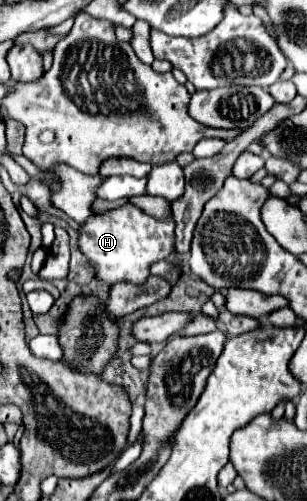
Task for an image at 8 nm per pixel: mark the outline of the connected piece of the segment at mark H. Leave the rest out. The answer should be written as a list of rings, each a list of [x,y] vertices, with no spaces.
[[[127,204],[123,208],[111,210],[111,214],[105,216],[91,216],[87,224],[79,228],[79,248],[89,266],[95,270],[97,278],[105,280],[107,284],[113,286],[121,280],[141,284],[149,276],[149,266],[157,260],[165,260],[173,252],[173,230],[173,218],[155,220],[135,204]]]

